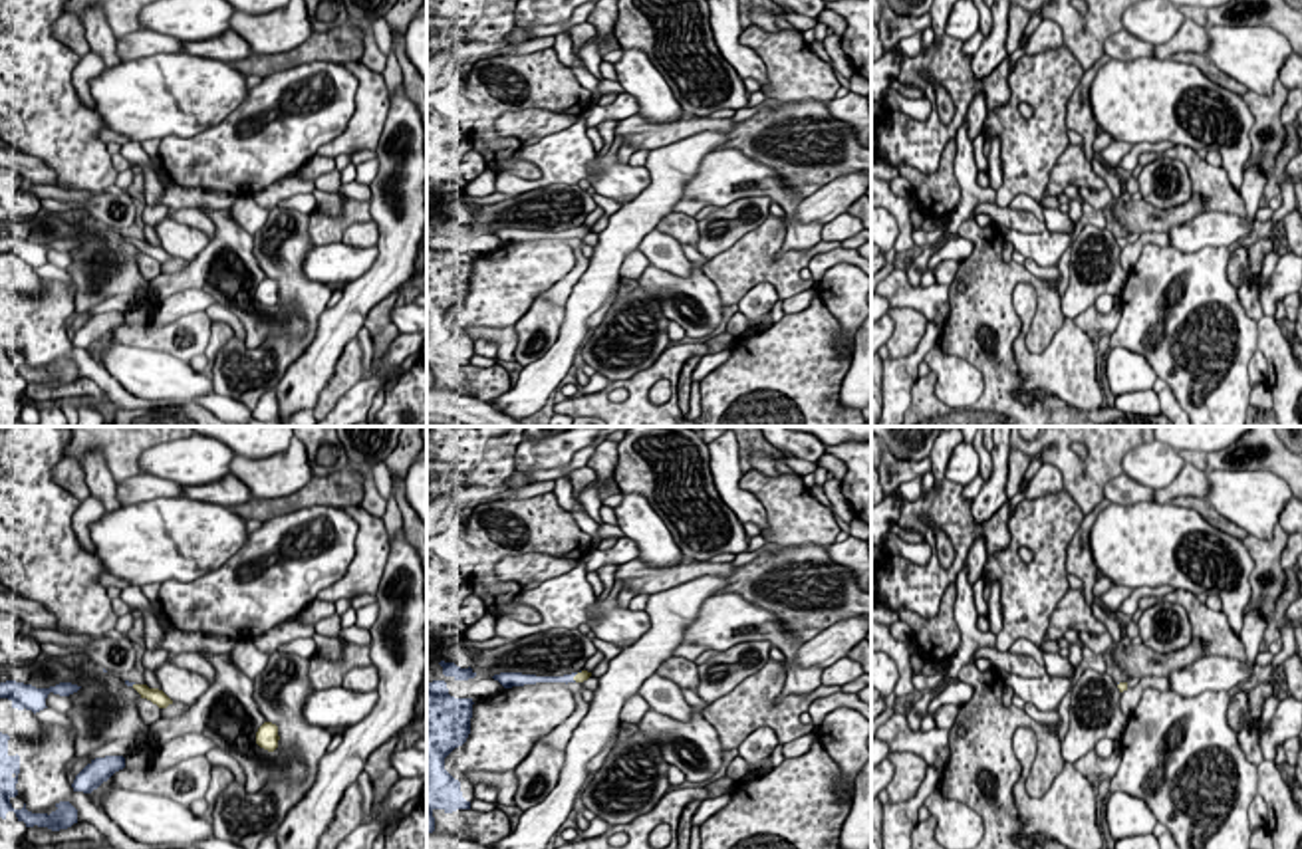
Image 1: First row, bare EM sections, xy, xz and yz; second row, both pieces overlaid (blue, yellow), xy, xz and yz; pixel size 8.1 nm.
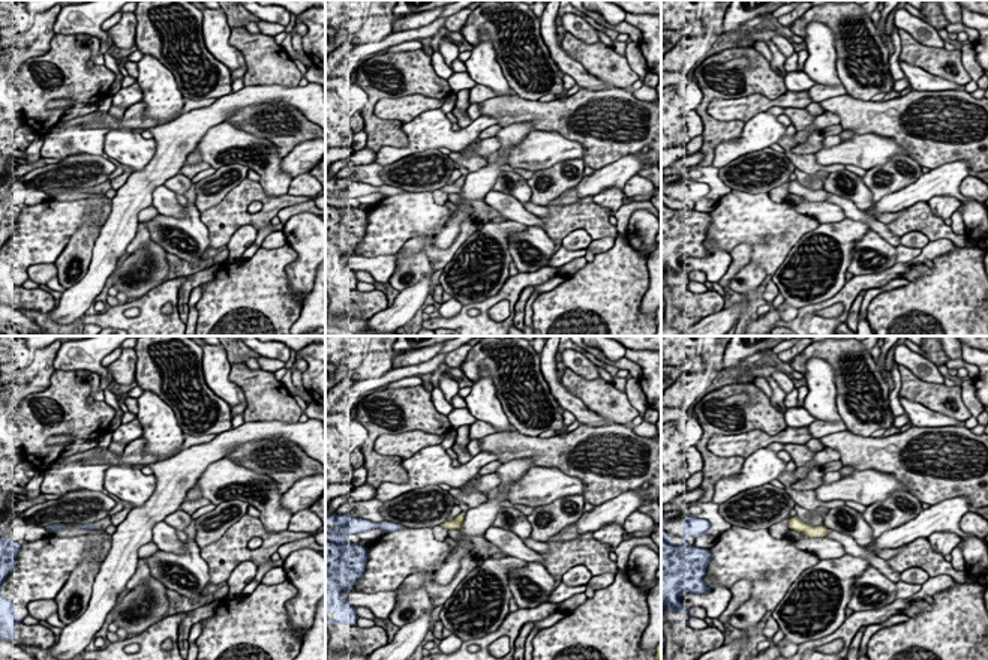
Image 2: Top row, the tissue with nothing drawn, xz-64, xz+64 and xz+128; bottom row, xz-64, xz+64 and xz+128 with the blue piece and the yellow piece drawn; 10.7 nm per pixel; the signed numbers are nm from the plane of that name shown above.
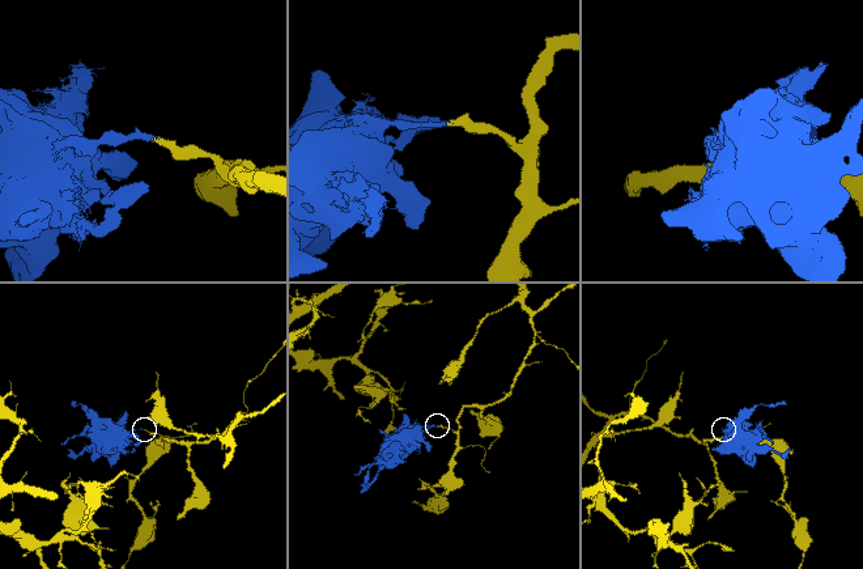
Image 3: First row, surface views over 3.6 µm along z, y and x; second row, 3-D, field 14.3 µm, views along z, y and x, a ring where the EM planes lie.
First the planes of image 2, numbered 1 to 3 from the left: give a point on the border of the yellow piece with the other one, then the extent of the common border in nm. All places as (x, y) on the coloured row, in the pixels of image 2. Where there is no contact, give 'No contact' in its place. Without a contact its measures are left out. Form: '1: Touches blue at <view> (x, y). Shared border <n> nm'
1: No contact
2: No contact
3: No contact

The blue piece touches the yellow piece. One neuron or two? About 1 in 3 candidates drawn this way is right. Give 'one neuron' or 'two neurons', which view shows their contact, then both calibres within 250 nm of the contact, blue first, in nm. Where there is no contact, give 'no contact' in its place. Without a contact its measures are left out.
one neuron | xz | 70/90 nm

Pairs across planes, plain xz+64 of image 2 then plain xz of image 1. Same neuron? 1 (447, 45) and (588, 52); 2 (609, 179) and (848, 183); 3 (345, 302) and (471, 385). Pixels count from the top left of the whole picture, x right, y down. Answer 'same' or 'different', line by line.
1: same
2: same
3: same

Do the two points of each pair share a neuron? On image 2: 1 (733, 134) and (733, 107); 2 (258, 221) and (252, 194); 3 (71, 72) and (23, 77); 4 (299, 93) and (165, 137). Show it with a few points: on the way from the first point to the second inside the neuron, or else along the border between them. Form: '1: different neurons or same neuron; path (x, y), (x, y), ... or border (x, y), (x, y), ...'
1: different neurons; border (706, 105), (706, 111), (718, 120), (744, 122)
2: same neuron; path (264, 213), (264, 203), (260, 198)
3: same neuron; path (63, 86), (51, 92), (36, 90)
4: same neuron; path (266, 93), (237, 99), (198, 122)

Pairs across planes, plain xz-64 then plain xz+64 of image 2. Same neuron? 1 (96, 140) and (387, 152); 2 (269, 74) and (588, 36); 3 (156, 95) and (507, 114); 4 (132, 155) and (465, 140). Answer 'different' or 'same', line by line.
1: same
2: different
3: different
4: different

